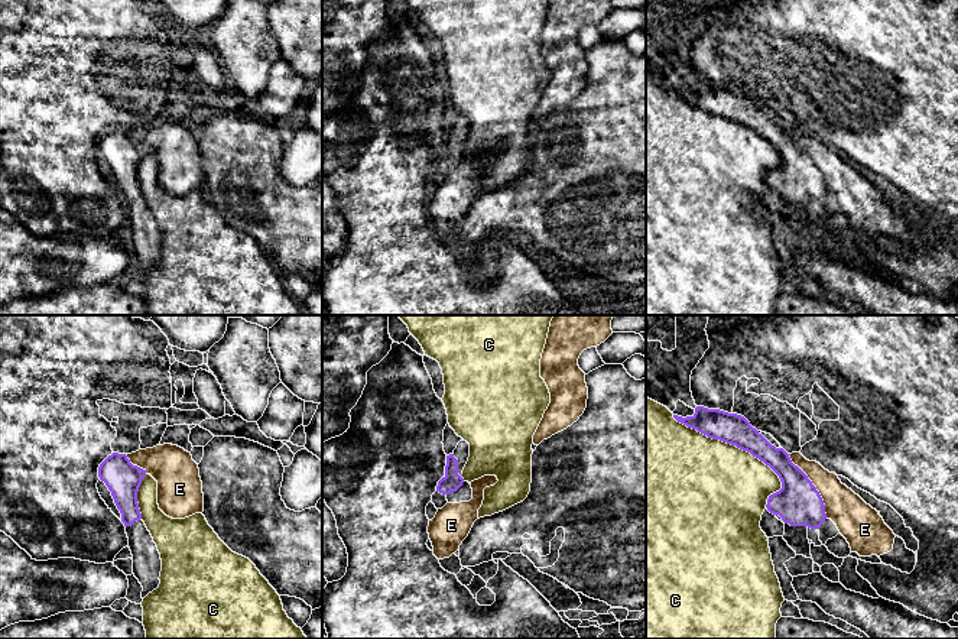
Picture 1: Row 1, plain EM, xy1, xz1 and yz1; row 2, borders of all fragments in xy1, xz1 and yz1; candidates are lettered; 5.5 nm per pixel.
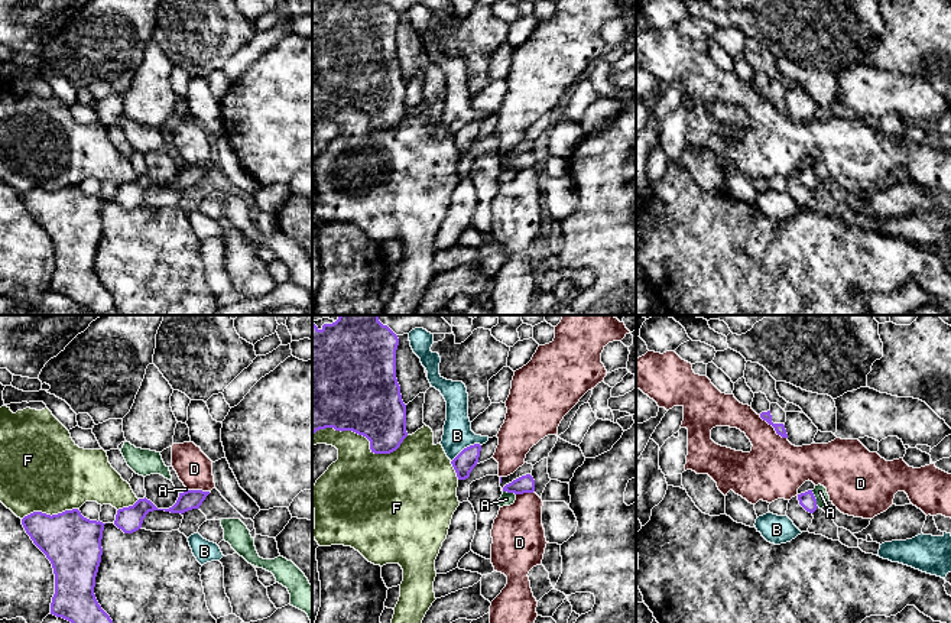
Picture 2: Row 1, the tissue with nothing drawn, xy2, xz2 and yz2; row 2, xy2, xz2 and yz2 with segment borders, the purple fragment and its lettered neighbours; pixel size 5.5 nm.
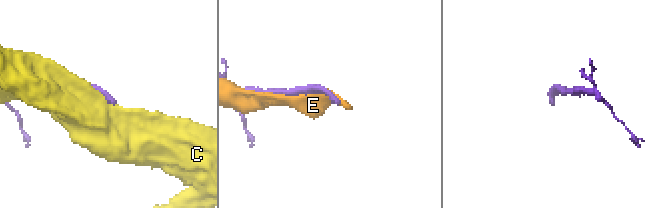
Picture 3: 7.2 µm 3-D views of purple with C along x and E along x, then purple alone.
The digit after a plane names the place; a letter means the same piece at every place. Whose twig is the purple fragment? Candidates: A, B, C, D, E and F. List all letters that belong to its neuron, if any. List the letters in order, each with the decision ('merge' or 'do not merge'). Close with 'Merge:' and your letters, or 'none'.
A: do not merge
B: do not merge
C: do not merge
D: do not merge
E: do not merge
F: do not merge
Merge: none

